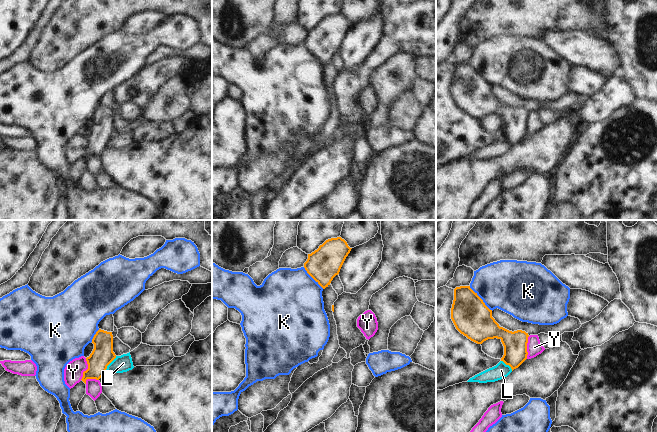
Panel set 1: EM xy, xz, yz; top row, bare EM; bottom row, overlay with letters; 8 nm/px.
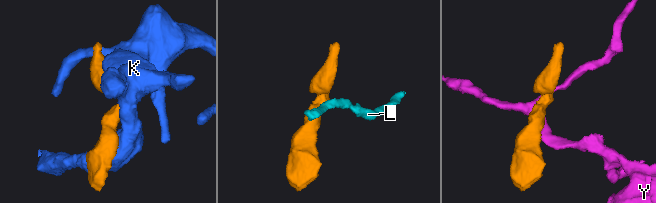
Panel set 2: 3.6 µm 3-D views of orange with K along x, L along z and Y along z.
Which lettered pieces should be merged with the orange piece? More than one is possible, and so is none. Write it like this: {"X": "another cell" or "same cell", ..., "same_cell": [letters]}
{"K": "another cell", "L": "another cell", "Y": "another cell", "same_cell": []}

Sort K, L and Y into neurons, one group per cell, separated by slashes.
K / L / Y

